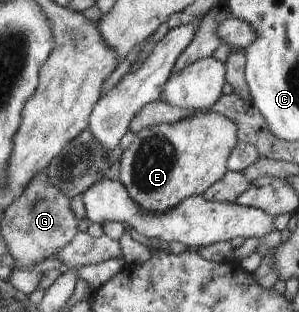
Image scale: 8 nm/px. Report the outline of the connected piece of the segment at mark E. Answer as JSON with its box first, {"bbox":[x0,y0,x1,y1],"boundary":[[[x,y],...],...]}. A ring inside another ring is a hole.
{"bbox":[119,110,238,214],"boundary":[[[212,110],[190,114],[174,123],[140,130],[120,159],[119,181],[147,212],[161,214],[188,196],[203,193],[228,171],[227,159],[238,143],[236,124]]]}

